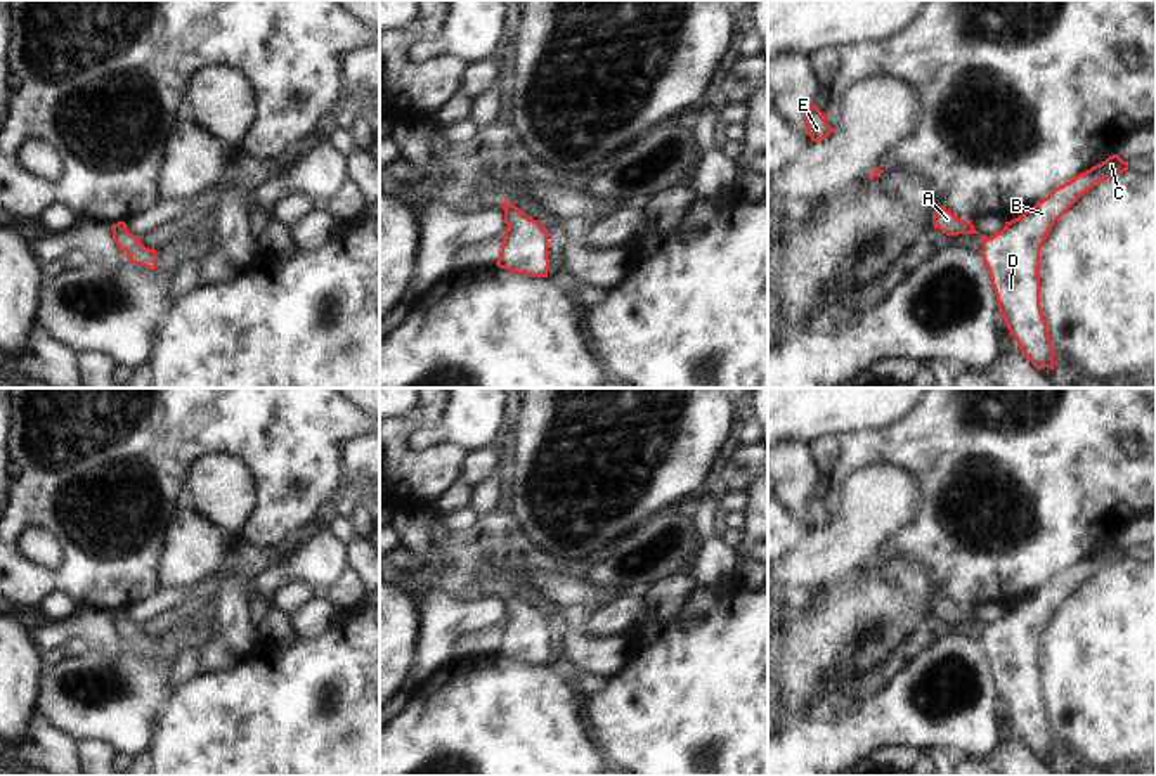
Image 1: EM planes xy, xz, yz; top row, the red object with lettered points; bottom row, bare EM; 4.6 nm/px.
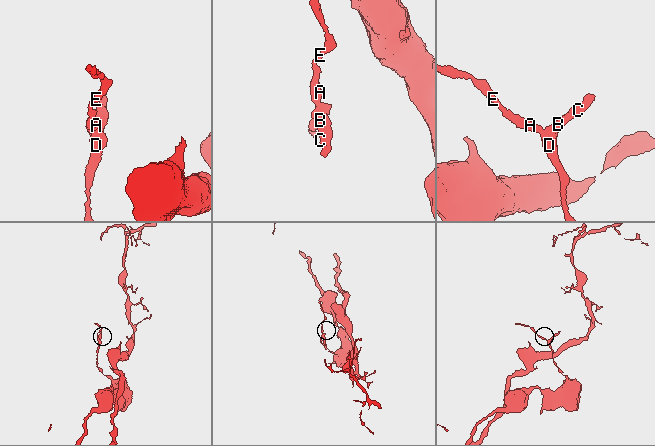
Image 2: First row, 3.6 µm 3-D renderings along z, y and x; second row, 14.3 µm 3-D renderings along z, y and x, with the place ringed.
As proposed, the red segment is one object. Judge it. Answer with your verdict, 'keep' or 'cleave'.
keep

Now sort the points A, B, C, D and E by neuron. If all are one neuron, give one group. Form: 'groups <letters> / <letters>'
groups A B C D E

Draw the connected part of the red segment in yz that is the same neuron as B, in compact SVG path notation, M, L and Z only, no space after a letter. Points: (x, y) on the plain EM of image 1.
M1118 542L1055 575L991 625L981 624L981 646L998 689L998 702L1019 738L1040 759L1054 759L1054 733L1040 695L1040 639L1055 610L1097 572L1128 558Z

